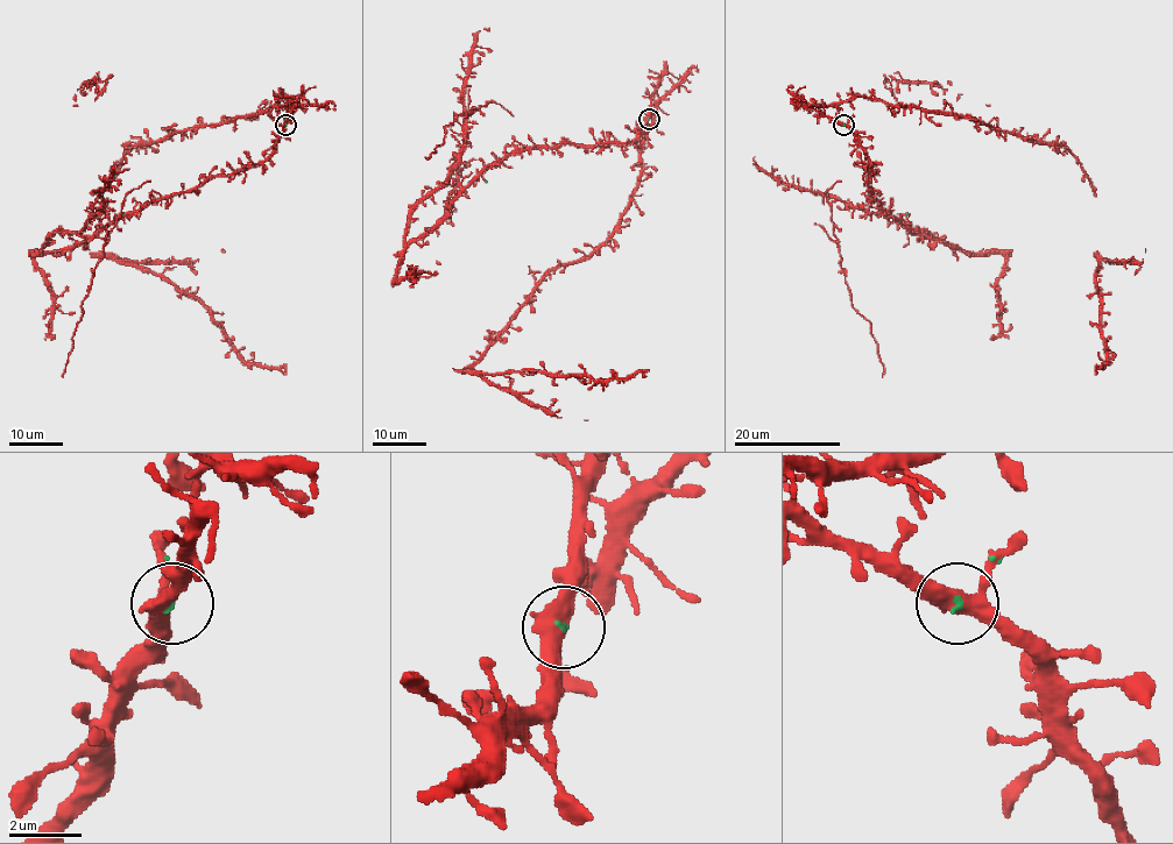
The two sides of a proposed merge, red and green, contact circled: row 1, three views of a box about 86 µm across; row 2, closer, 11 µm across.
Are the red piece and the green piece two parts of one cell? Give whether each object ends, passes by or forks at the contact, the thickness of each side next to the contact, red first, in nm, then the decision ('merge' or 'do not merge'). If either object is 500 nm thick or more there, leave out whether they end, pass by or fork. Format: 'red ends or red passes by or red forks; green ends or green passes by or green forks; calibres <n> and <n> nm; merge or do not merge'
red forks; green ends; calibres 400 and 70 nm; merge

